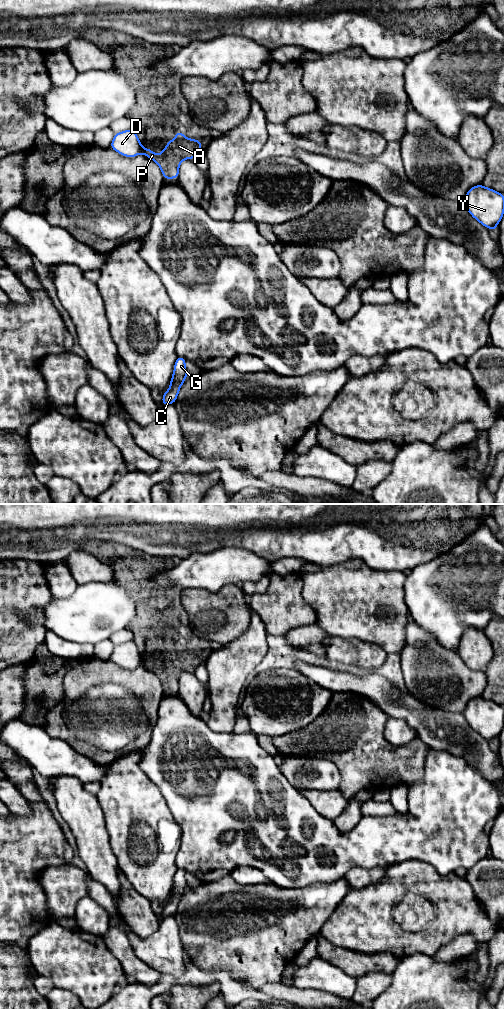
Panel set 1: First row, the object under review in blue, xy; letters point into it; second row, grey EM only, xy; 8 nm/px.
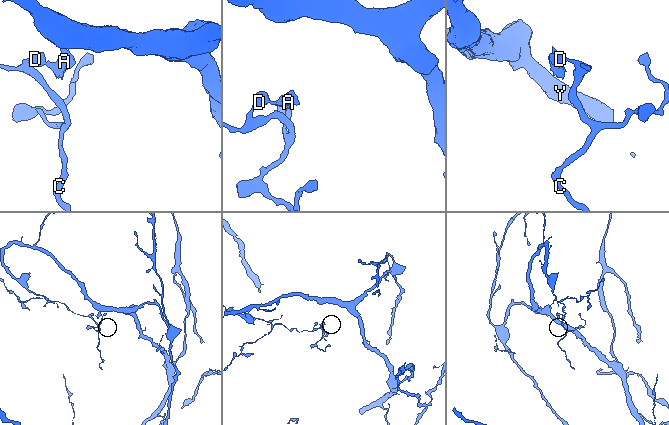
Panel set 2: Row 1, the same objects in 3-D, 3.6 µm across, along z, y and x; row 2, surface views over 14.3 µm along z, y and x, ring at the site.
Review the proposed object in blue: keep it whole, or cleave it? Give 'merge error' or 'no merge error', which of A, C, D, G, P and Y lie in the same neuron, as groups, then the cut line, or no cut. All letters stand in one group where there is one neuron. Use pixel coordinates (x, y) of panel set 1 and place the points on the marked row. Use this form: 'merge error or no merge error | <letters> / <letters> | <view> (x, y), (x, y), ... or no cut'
merge error | A P / C D G Y | xy (144, 149), (142, 152)

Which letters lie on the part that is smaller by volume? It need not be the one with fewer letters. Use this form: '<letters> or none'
A, P

